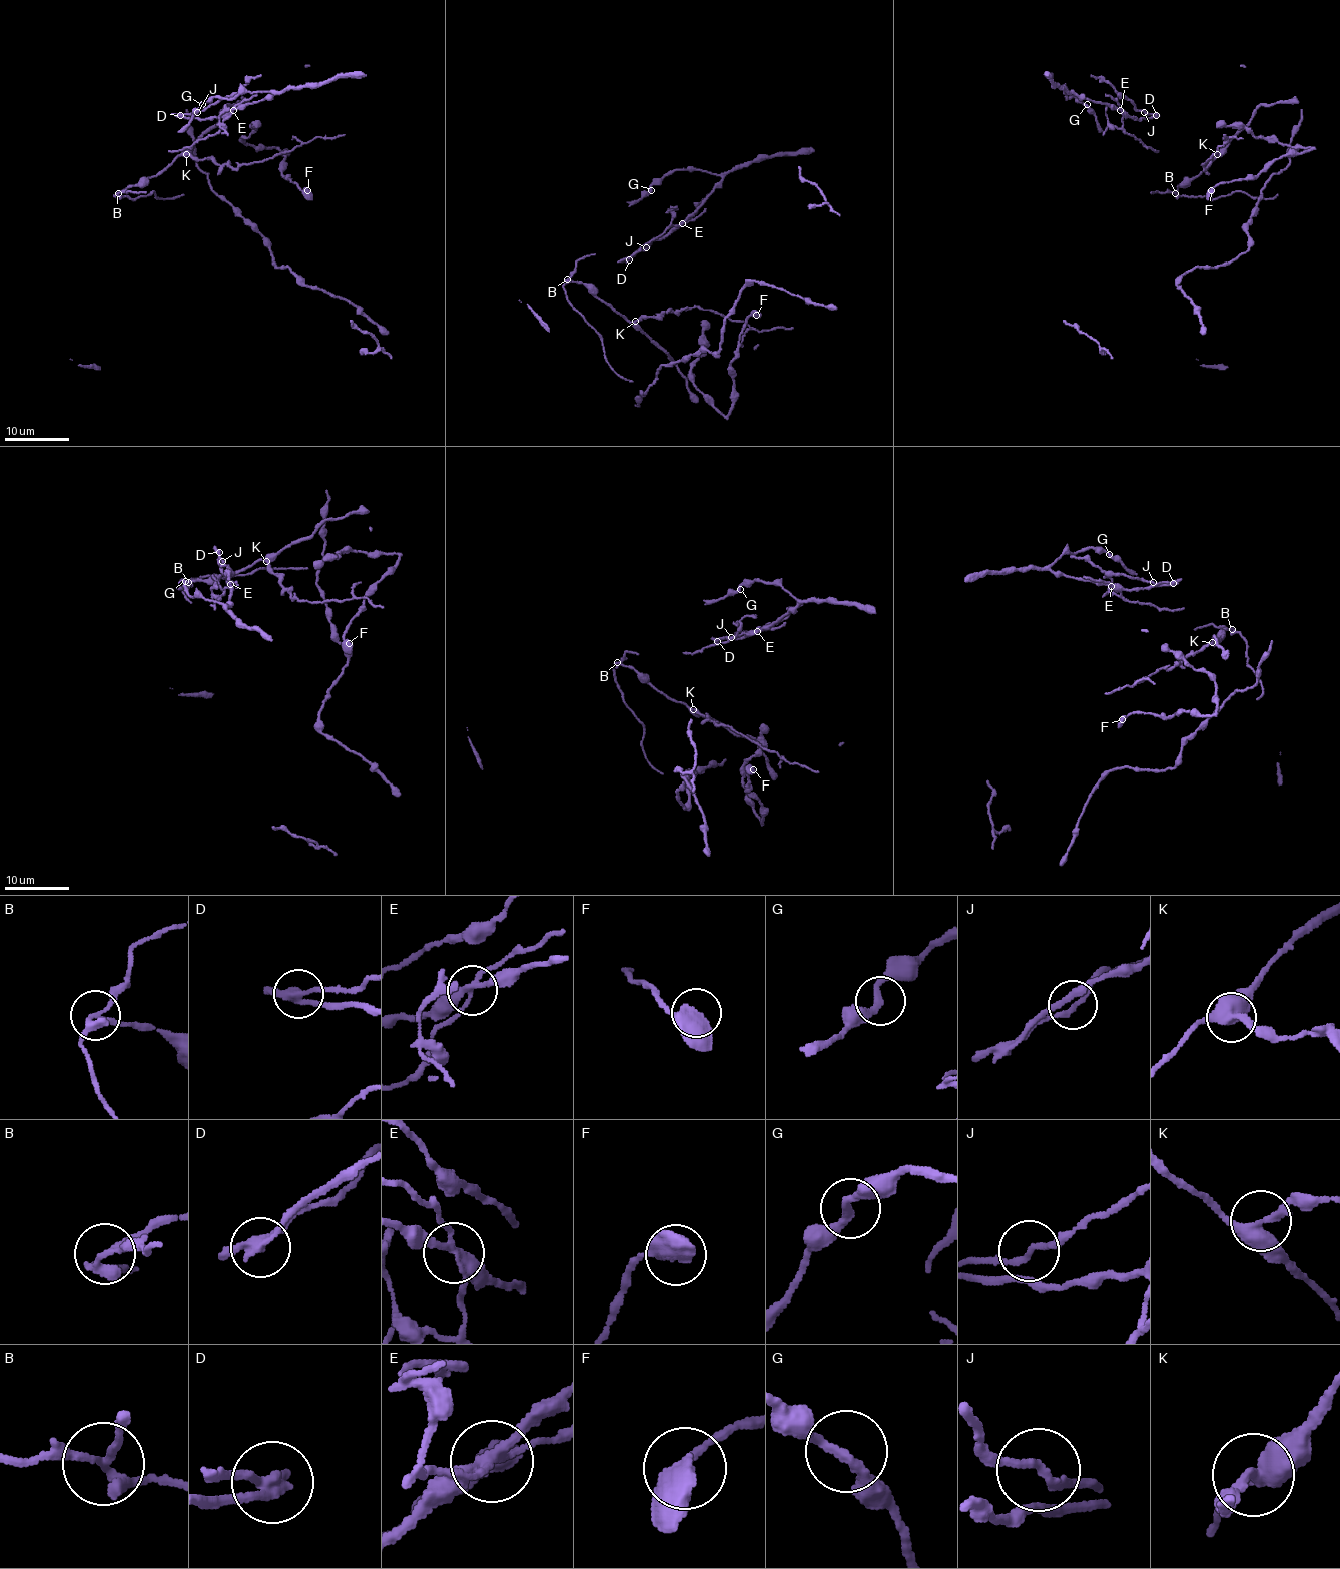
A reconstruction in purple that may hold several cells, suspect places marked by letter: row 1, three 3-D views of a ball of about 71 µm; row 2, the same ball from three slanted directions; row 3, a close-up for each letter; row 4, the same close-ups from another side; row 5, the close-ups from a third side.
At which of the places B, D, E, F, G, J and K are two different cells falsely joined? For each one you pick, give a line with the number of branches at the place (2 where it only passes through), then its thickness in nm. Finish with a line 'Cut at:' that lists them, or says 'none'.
B: branches 4; calibre 220 nm
E: branches 3; calibre 240 nm
K: branches 3; calibre 400 nm
Cut at: B, E, K

